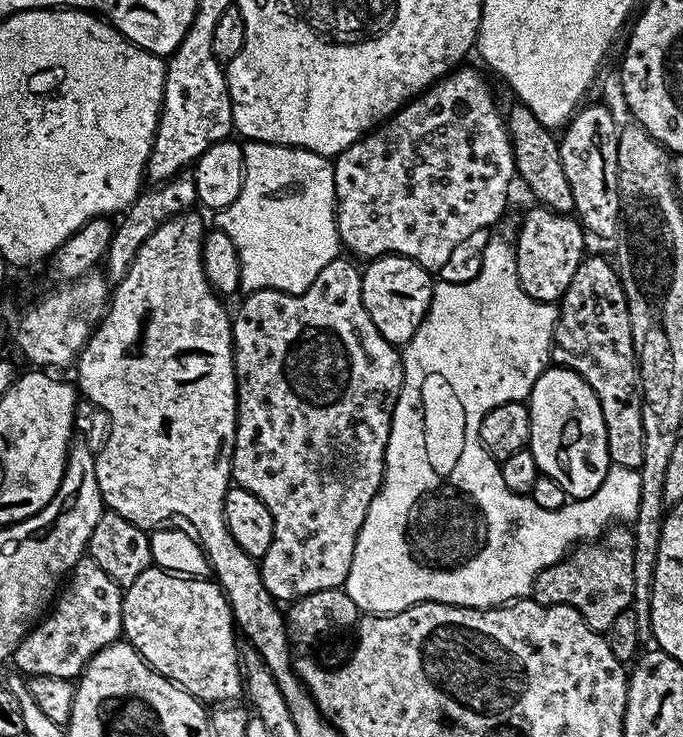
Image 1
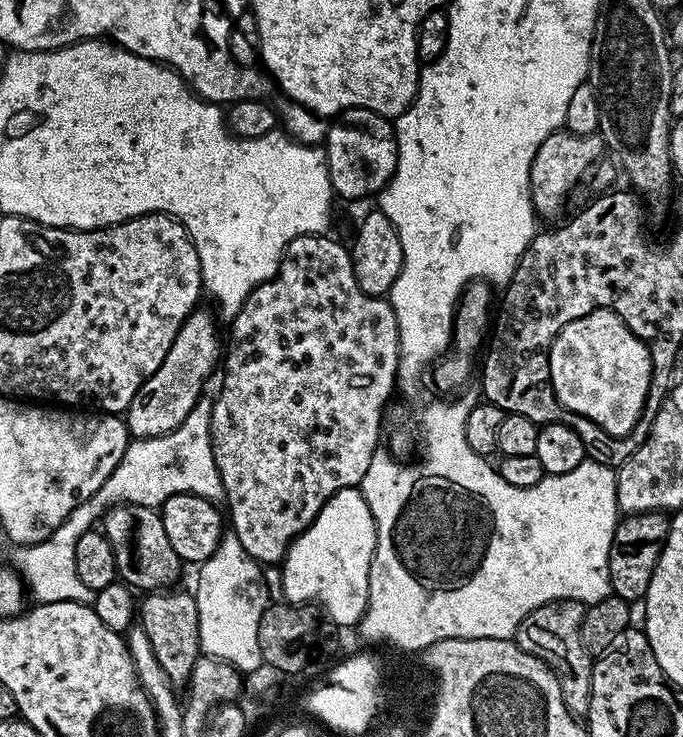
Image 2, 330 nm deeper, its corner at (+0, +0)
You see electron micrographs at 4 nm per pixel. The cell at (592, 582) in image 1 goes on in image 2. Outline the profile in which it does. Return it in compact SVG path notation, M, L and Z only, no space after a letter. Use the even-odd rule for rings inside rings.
M555 600L546 606L538 606L527 616L518 640L527 651L533 652L540 660L545 660L553 672L560 675L562 698L568 709L577 718L587 717L592 693L592 666L594 658L584 648L580 640L580 627L584 621L585 605L577 600Z

